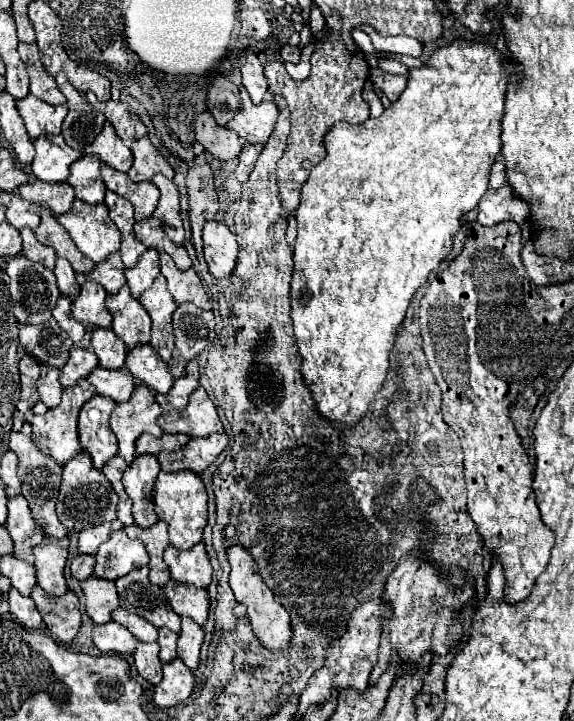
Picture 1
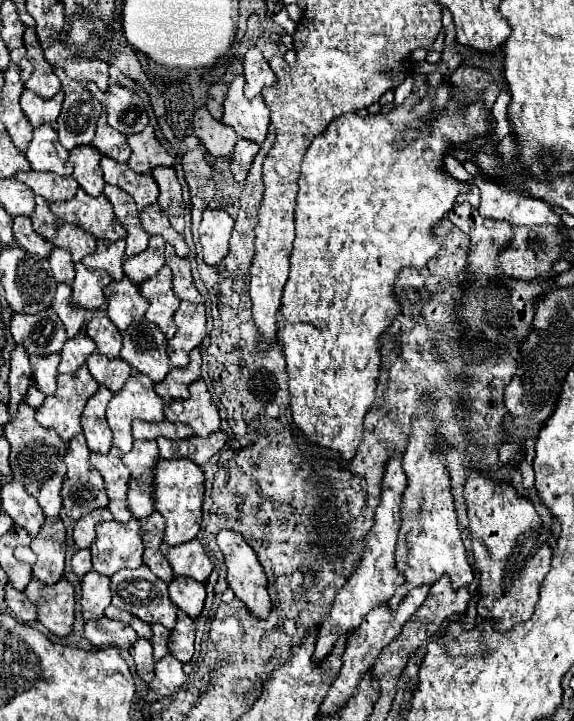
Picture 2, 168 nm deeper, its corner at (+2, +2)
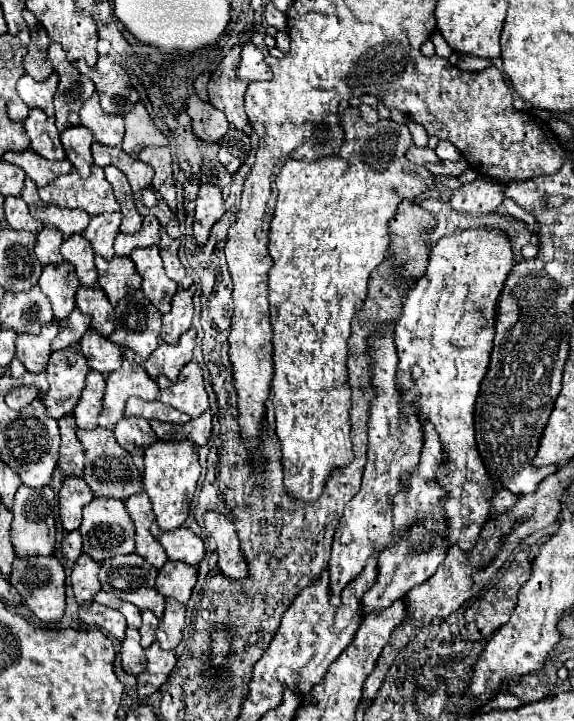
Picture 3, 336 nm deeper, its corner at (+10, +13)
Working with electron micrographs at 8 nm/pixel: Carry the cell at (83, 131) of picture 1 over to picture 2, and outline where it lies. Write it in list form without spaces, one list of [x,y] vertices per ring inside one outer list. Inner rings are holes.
[[[54,68],[66,94],[62,112],[58,116],[60,144],[68,150],[90,144],[96,132],[96,122],[102,112],[102,104],[88,92],[88,88],[76,80],[70,80],[62,68]]]

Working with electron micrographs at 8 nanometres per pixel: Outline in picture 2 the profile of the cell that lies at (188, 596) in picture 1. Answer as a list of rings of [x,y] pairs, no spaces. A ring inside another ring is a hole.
[[[176,576],[176,578],[170,582],[168,592],[170,592],[170,600],[172,600],[180,610],[184,610],[188,616],[196,618],[196,616],[202,612],[204,598],[206,598],[206,588],[204,588],[202,582],[196,582],[194,578]]]

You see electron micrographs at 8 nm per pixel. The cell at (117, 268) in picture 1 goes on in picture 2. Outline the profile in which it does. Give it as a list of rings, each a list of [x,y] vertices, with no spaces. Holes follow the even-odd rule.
[[[118,238],[116,242],[98,240],[96,244],[98,244],[96,250],[92,254],[84,256],[82,264],[90,266],[90,268],[108,270],[108,274],[112,276],[112,280],[120,280],[124,276],[124,272],[122,272],[122,260],[124,260],[126,240],[124,238]]]

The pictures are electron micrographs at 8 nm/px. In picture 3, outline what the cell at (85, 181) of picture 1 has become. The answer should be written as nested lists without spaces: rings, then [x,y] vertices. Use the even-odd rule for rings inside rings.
[[[78,125],[78,127],[68,127],[60,133],[62,137],[62,145],[66,151],[68,161],[74,165],[74,169],[80,173],[82,179],[88,179],[88,175],[92,173],[92,155],[90,155],[90,145],[92,145],[92,133]]]

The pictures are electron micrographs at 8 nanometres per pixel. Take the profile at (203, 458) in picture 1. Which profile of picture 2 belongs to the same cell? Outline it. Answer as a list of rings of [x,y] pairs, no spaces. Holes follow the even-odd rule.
[[[218,430],[212,432],[206,438],[200,436],[190,436],[184,440],[168,440],[168,438],[158,438],[158,448],[160,456],[166,460],[176,460],[176,458],[190,458],[194,464],[204,466],[218,450],[224,448],[228,436]]]

